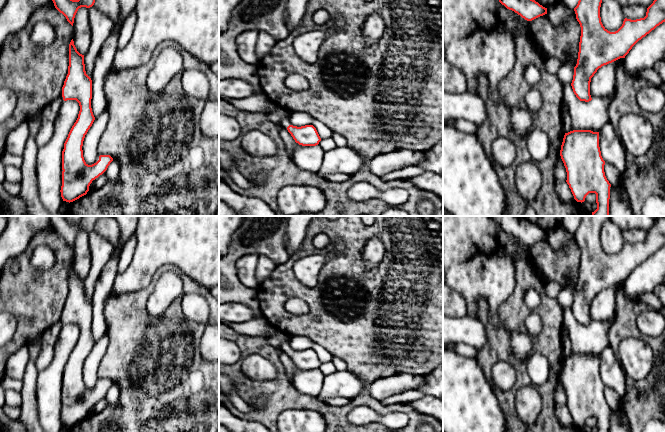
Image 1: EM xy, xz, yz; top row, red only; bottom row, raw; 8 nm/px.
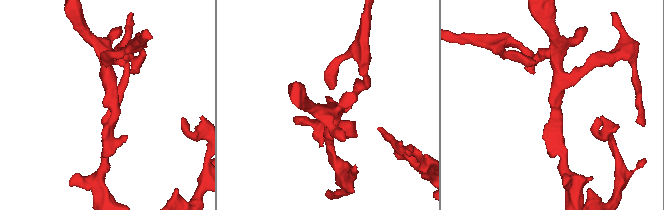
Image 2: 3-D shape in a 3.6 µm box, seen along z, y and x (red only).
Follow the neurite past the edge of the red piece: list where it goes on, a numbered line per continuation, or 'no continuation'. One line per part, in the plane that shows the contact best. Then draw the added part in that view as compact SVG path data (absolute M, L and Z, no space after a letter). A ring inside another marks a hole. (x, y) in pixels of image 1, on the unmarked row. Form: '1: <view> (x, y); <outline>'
1: xz (285, 346); M290 336L280 345L280 350L287 352L290 349Z

